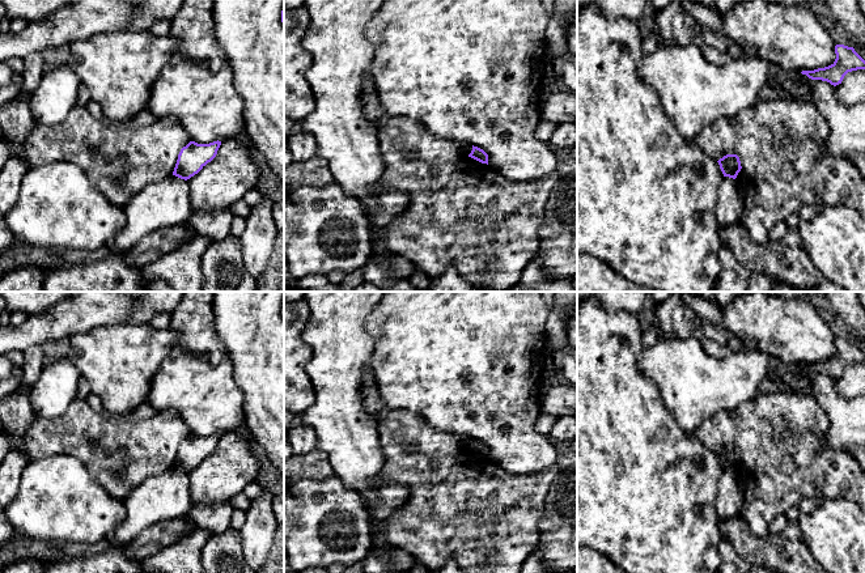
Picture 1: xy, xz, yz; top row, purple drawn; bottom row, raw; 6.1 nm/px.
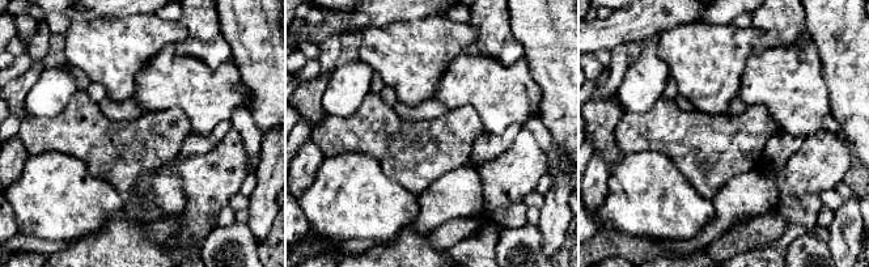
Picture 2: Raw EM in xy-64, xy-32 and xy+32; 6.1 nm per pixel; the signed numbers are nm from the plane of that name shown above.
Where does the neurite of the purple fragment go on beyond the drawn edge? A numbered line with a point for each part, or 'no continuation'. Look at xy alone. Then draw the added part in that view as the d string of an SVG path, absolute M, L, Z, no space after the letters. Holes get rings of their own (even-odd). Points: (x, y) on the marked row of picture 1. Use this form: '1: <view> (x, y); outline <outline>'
no continuation

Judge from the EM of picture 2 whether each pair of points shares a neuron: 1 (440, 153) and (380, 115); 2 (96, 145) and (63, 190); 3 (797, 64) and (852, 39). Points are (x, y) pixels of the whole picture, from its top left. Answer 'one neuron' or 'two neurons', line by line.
1: one neuron
2: two neurons
3: two neurons

